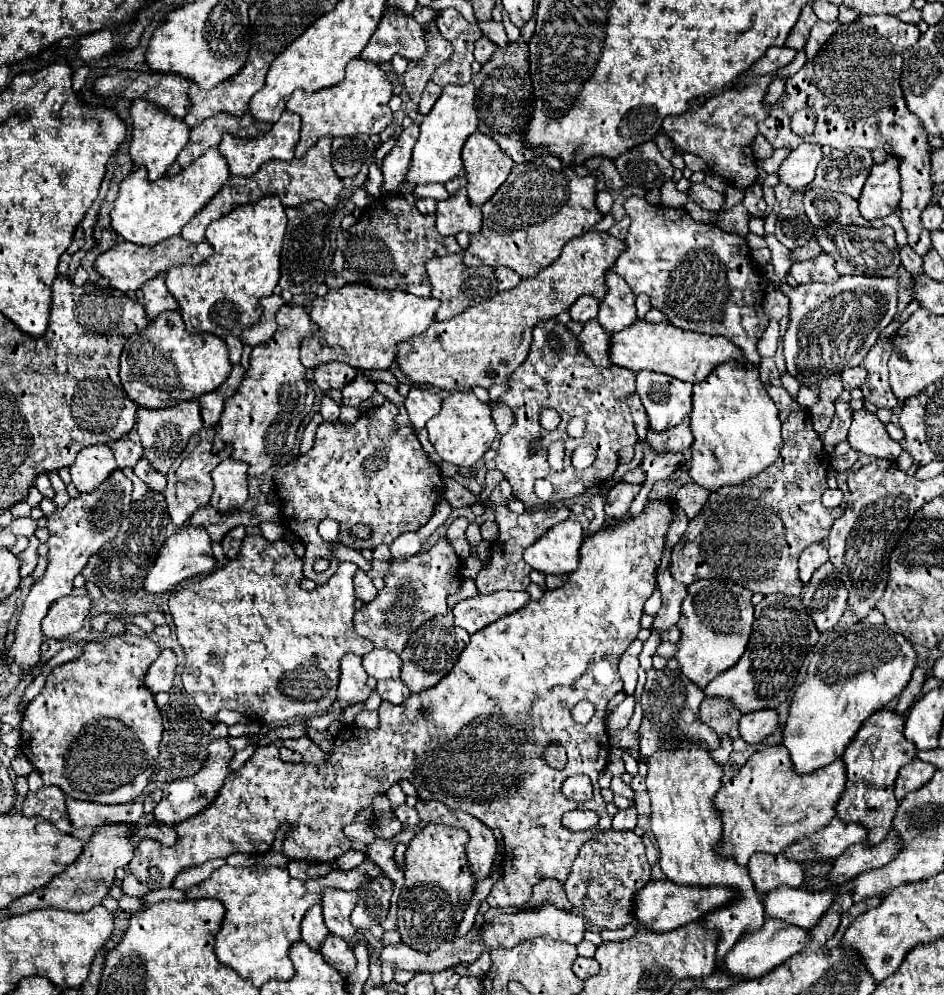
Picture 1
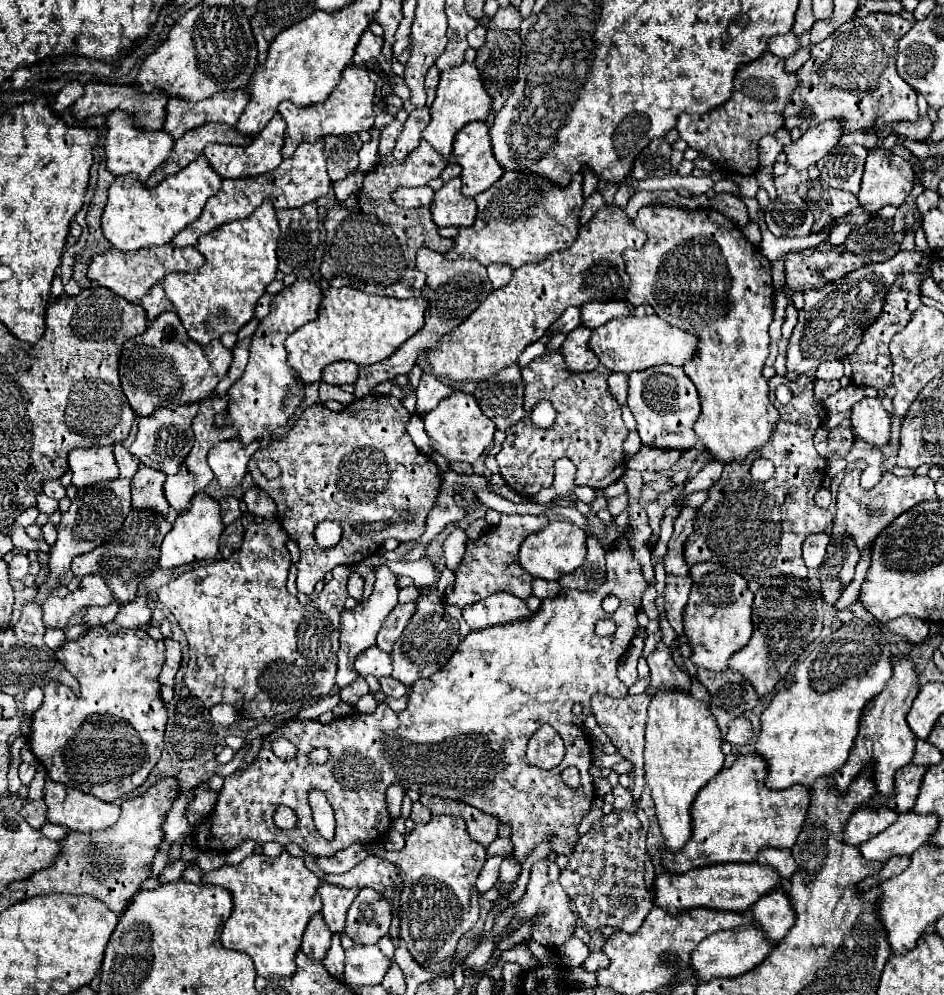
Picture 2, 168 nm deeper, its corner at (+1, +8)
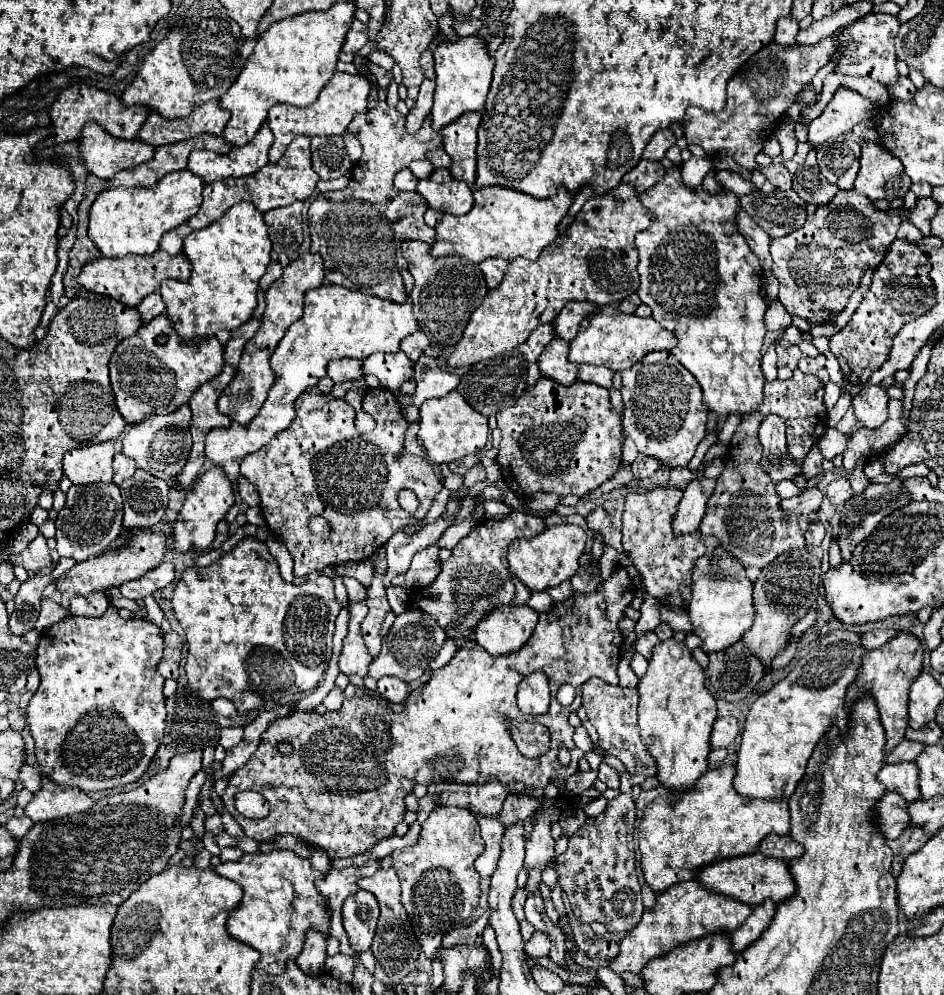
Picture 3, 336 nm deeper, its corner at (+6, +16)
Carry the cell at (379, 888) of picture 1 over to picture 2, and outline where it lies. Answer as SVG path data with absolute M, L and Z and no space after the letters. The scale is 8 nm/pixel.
M363 888L347 912L345 932L355 944L377 944L389 932L391 908L389 902L373 888Z

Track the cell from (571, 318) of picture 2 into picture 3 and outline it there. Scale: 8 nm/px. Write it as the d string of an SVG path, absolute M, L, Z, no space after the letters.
M552 324L548 326L540 326L536 328L528 340L520 346L516 346L512 352L504 352L496 358L478 362L474 366L470 366L468 372L464 372L460 376L460 384L458 384L458 392L464 396L464 400L478 410L484 416L494 416L504 408L510 408L512 404L516 404L516 400L522 396L524 388L526 388L526 370L530 364L534 364L538 360L538 356L542 354L544 346L552 340Z

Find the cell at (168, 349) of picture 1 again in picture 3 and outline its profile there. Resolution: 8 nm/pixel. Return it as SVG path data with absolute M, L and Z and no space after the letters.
M158 316L152 324L138 330L136 336L122 340L110 358L110 382L116 396L116 408L128 424L138 424L150 414L170 414L188 404L190 396L224 368L224 348L218 338L200 346L190 346L176 336L168 316Z

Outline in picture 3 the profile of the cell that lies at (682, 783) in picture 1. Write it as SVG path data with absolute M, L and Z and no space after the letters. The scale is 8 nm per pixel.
M674 638L662 640L652 650L652 656L648 660L648 670L640 678L638 684L638 726L642 730L642 740L648 748L648 752L656 758L658 764L658 780L672 790L686 792L692 788L698 776L702 776L708 770L708 738L712 734L712 724L716 720L716 700L704 686L704 670L702 666L692 658L692 650L684 642L676 642Z

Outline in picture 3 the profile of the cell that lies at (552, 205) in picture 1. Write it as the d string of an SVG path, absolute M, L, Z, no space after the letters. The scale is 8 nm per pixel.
M480 188L474 192L474 206L464 216L444 214L436 224L436 238L430 246L432 256L464 256L476 264L486 258L528 258L536 260L540 252L558 236L558 224L572 204L572 194L558 188L558 194L548 200L522 196L510 188Z

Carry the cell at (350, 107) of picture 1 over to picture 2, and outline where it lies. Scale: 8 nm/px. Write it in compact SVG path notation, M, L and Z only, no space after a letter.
M349 64L341 74L339 84L333 88L333 92L325 102L299 108L293 102L285 100L279 106L279 114L287 122L283 158L291 158L301 142L315 142L329 134L339 136L339 134L355 134L361 130L369 130L375 122L375 82L369 78L365 66Z

